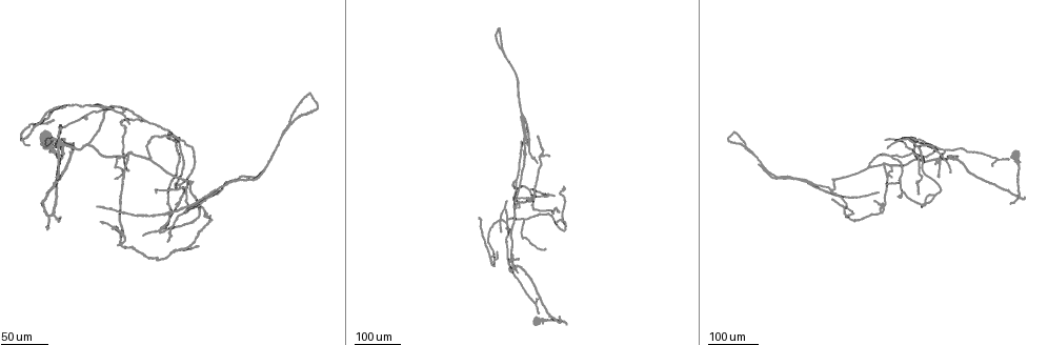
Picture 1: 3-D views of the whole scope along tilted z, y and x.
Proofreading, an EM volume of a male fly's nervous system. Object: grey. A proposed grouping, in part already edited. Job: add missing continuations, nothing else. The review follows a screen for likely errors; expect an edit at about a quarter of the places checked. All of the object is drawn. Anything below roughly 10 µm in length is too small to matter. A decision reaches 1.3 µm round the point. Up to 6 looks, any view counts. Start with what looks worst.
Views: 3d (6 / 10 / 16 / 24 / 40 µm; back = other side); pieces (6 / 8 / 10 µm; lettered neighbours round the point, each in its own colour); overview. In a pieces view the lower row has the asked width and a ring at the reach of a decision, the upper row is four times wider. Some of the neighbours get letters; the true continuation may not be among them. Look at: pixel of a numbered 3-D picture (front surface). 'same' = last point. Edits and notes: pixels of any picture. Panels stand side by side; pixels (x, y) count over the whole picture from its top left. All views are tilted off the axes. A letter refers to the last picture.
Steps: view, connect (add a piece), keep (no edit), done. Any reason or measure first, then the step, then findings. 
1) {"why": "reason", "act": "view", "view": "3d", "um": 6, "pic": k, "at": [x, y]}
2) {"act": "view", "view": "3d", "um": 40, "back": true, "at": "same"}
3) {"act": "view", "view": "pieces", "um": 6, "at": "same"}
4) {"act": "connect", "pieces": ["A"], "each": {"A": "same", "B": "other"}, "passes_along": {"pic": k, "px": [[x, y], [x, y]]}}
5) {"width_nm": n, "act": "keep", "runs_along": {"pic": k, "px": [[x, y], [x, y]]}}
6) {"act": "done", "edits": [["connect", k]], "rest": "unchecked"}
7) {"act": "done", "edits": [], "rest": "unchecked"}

{"why": "end of a long branch", "act": "view", "view": "3d", "um": 24, "pic": 1, "at": [798, 180]}

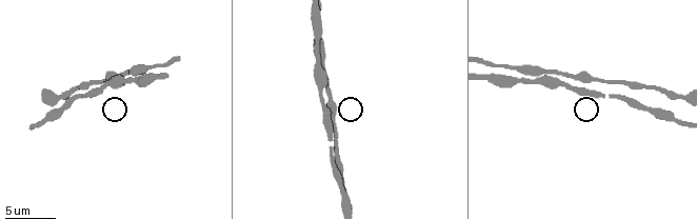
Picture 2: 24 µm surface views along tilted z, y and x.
{"act": "view", "view": "pieces", "um": 10, "pic": 2, "at": [612, 94]}

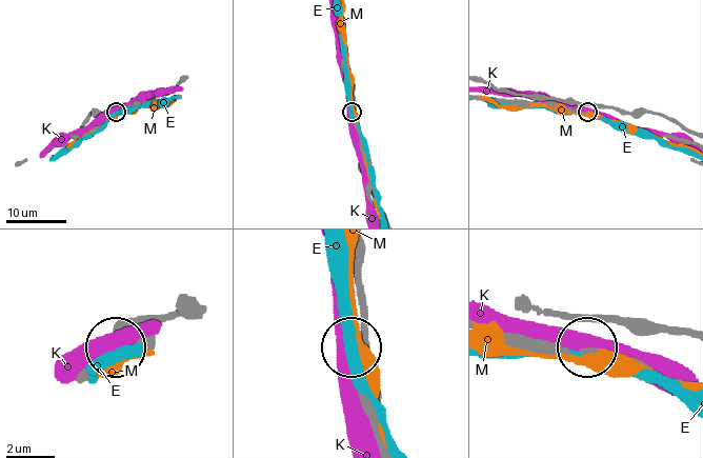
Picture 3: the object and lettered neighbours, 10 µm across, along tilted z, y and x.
{"act": "keep", "each": {"E": "other", "K": "other", "M": "other"}, "runs_along": {"pic": 3, "px": [[370, 199], [362, 141], [352, 112]]}, "found": "none of them fits"}

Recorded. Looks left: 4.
{"why": "end of a long branch", "act": "view", "view": "3d", "um": 40, "pic": 1, "at": [513, 202]}

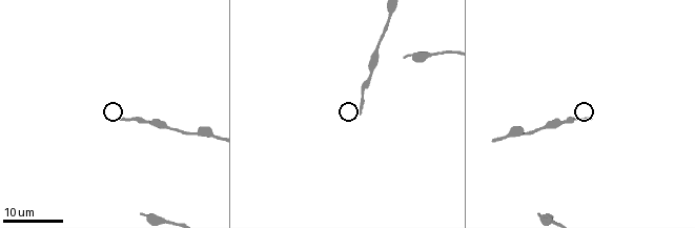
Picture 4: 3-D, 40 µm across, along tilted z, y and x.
{"act": "view", "view": "pieces", "um": 8, "pic": 4, "at": [117, 117]}

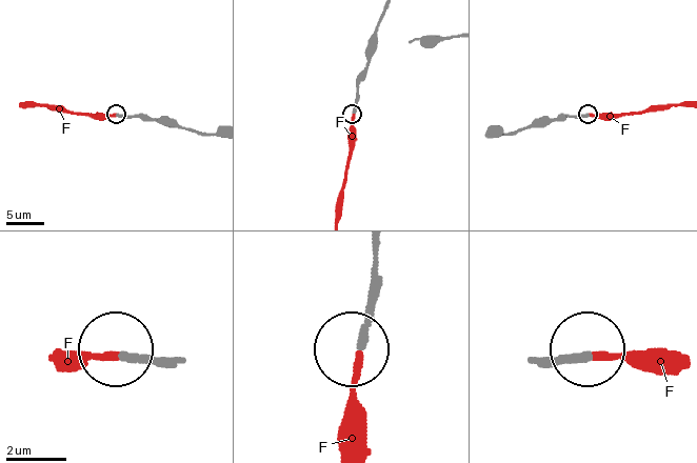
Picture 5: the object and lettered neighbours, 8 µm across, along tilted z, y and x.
{"act": "connect", "pieces": ["F"], "each": {"F": "same"}, "passes_along": {"pic": 5, "px": [[357, 94], [339, 214]]}, "found": "the cell continues"}

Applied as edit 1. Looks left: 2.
{"why": "an open end", "act": "view", "view": "3d", "um": 24, "pic": 1, "at": [851, 209]}

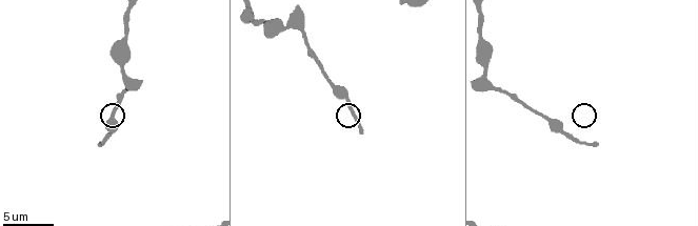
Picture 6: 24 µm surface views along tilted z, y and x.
{"act": "view", "view": "pieces", "um": 8, "pic": 6, "at": [596, 144]}

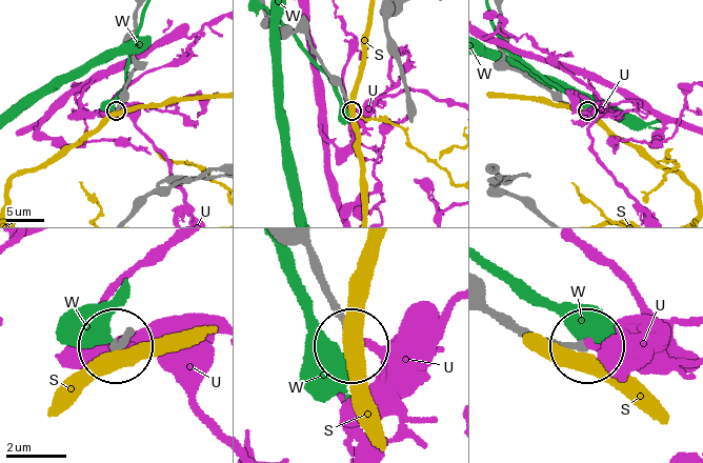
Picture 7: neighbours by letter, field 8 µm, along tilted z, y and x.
{"act": "keep", "each": {"S": "other", "U": "other", "W": "other"}, "found": "no lettered piece goes on from it"}

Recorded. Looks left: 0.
{"act": "done", "edits": [["connect", 5]], "rest": "unchecked"}

